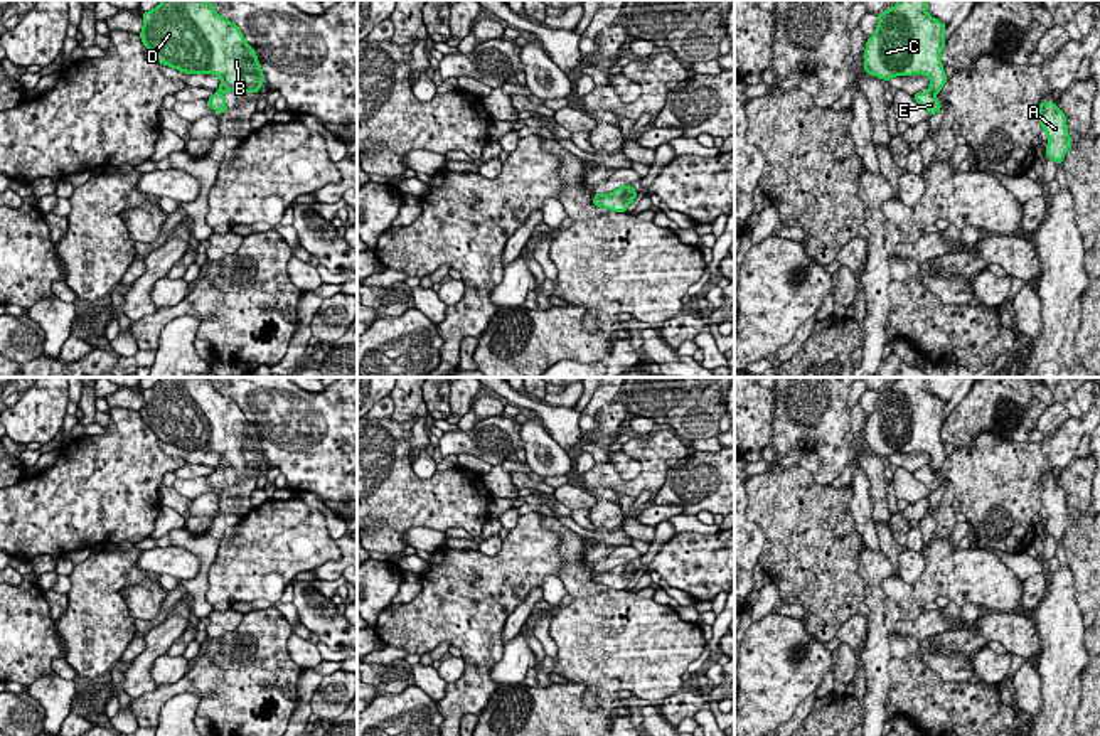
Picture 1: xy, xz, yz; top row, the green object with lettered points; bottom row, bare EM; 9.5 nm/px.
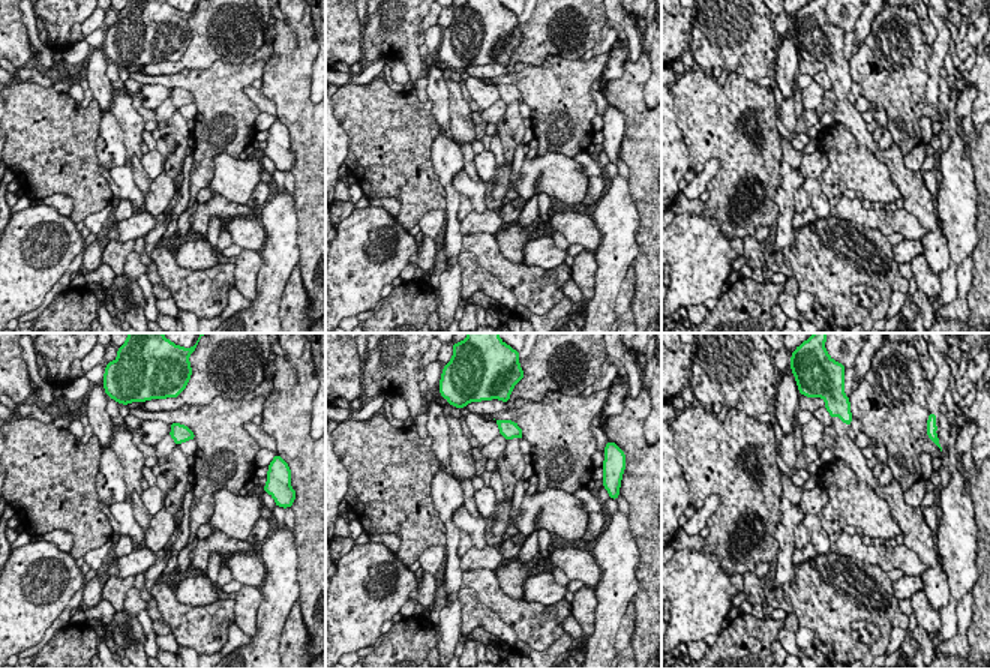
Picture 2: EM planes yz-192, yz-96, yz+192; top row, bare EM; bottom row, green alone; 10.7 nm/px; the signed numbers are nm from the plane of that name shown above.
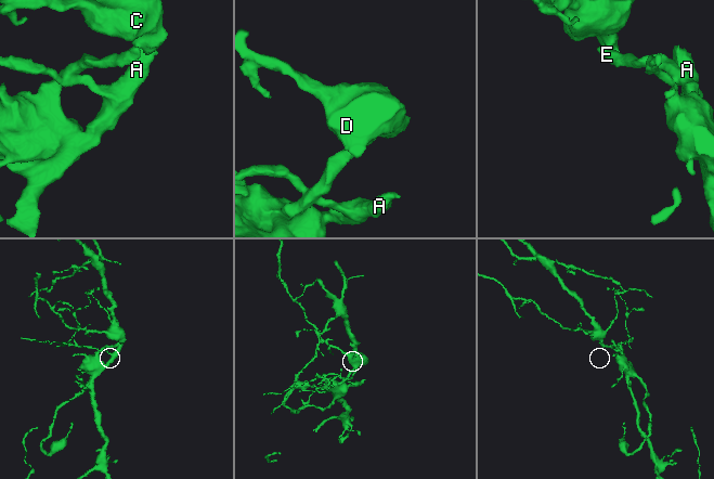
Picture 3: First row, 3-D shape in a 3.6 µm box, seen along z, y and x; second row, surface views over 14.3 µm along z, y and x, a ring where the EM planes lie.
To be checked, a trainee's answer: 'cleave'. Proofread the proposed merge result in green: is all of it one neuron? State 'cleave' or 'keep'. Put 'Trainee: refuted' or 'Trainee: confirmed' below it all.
cleave
Trainee: confirmed

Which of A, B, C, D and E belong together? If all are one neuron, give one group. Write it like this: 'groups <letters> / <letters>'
groups A E / B C D

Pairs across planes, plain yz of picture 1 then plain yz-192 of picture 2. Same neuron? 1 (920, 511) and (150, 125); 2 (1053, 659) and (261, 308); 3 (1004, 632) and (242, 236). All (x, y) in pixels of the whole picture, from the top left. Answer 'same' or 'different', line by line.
1: different
2: same
3: same

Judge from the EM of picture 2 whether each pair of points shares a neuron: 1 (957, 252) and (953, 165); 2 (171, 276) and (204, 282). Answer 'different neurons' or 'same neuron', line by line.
1: same neuron
2: same neuron

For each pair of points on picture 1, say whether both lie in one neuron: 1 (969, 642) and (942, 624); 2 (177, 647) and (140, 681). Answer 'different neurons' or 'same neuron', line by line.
1: different neurons
2: different neurons

